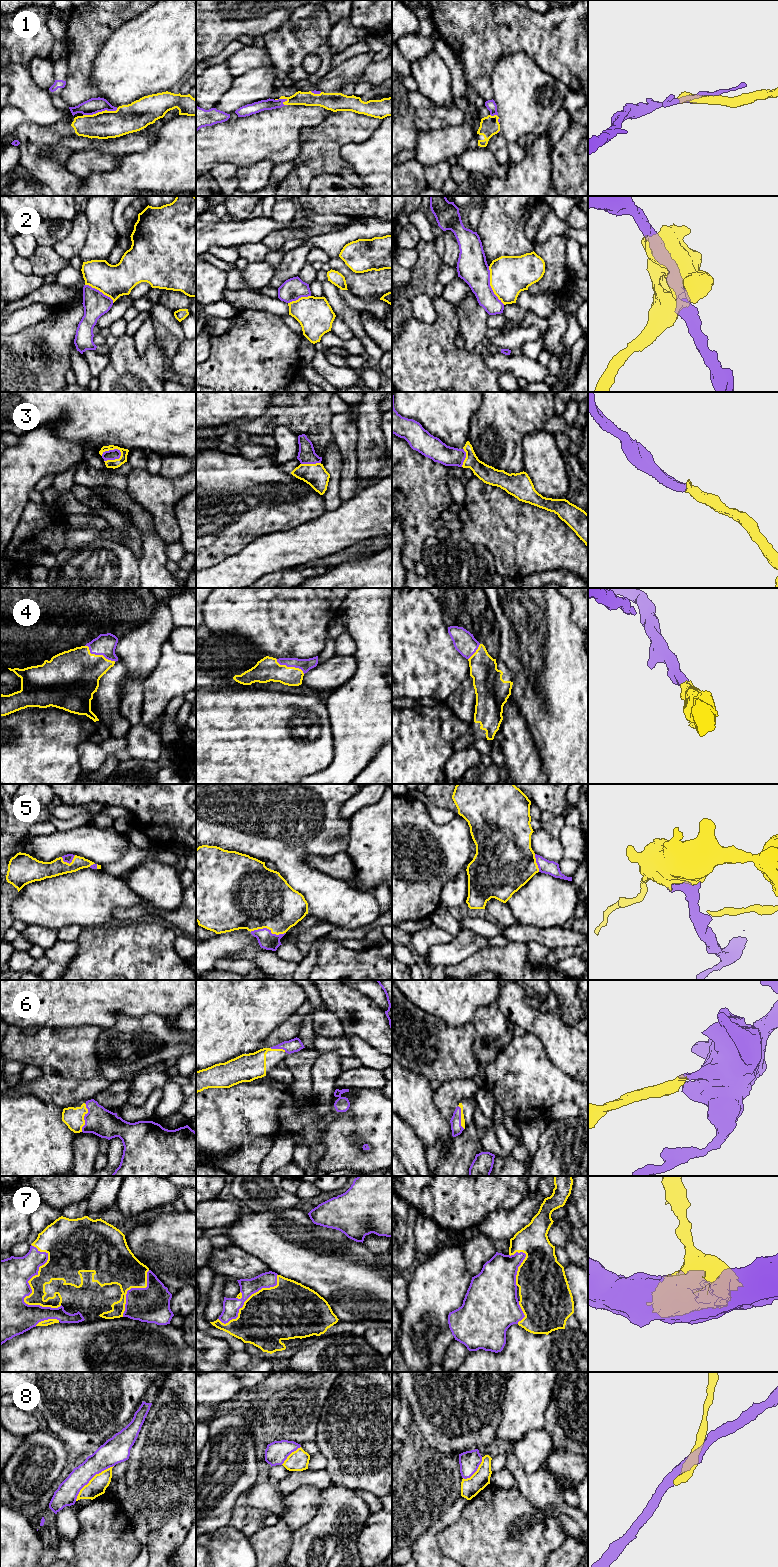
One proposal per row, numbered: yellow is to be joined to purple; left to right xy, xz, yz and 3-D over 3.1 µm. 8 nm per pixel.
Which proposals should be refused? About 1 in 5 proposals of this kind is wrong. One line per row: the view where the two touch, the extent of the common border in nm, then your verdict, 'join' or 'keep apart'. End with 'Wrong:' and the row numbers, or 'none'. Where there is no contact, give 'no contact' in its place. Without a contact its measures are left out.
1: xy | 280 nm | keep apart
2: yz | 340 nm | keep apart
3: xy | 170 nm | join
4: xy | 280 nm | join
5: xz | 280 nm | join
6: xy | 240 nm | join
7: xy | 550 nm | join
8: xy | 420 nm | keep apart
Wrong: 1, 2, 8

